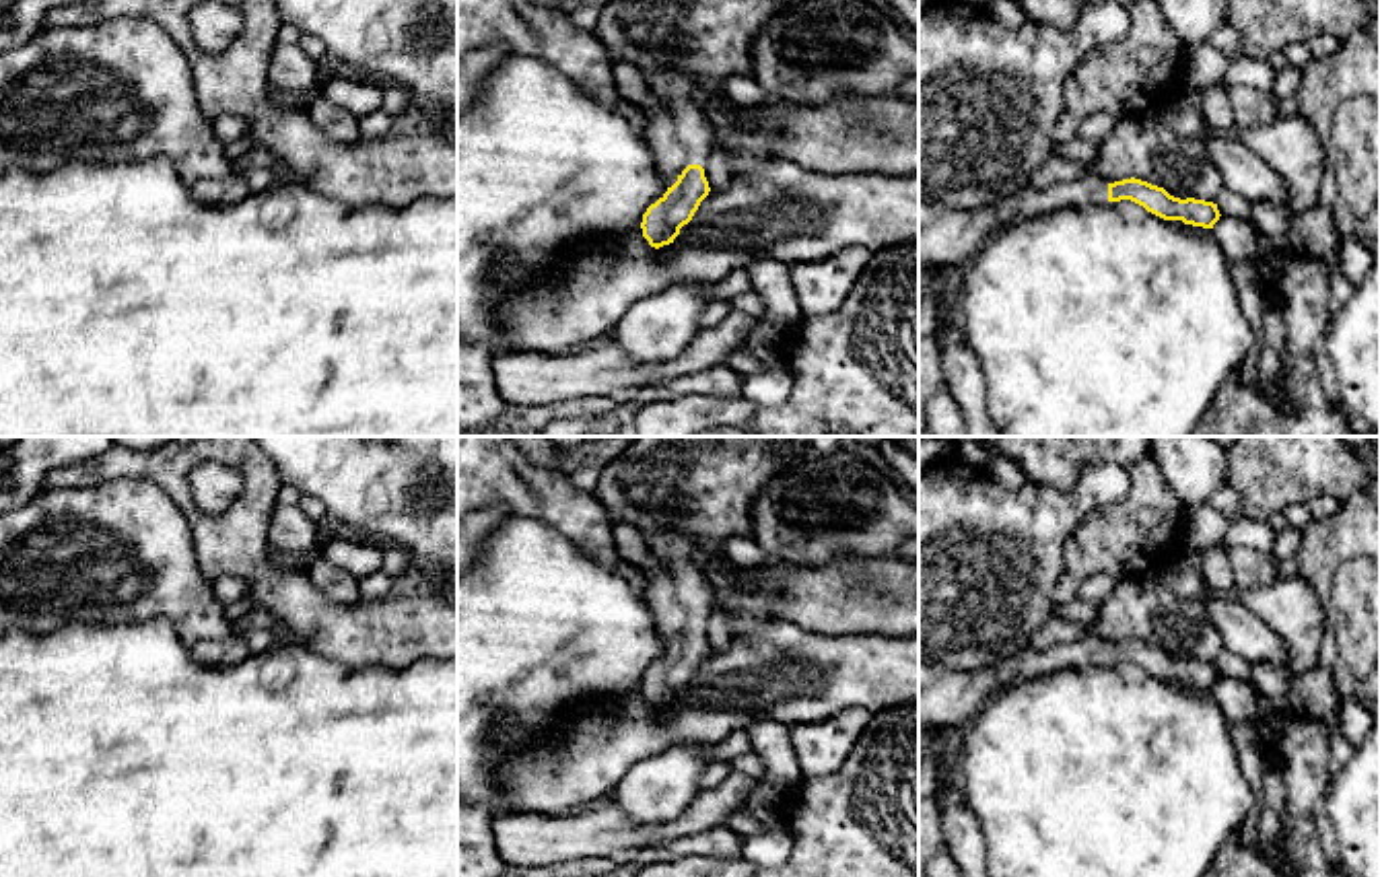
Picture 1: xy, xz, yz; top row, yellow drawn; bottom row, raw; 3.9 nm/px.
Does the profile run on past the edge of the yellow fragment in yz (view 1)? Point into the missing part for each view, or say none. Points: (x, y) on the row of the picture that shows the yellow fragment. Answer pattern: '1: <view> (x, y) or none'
1: yz (946, 237)

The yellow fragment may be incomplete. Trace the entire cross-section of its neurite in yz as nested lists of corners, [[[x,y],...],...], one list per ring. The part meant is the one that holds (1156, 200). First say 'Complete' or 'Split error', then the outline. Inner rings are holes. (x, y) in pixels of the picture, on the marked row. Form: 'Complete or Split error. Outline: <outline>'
Split error. Outline: [[[1088,175],[1044,189],[1026,183],[1013,196],[976,210],[950,210],[941,204],[919,202],[919,261],[945,270],[968,264],[993,235],[1017,220],[1120,200],[1131,200],[1164,220],[1182,220],[1203,229],[1213,229],[1221,216],[1213,202],[1180,200],[1135,177],[1106,183]]]

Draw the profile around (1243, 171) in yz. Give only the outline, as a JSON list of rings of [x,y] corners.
[[[1182,86],[1162,103],[1158,117],[1180,138],[1203,138],[1207,152],[1228,191],[1248,204],[1269,200],[1287,206],[1283,179],[1269,169],[1240,138],[1238,132],[1213,132],[1203,117],[1201,93]]]

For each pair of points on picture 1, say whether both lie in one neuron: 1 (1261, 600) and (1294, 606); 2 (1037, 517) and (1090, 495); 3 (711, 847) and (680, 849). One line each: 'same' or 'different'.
1: same
2: same
3: same

